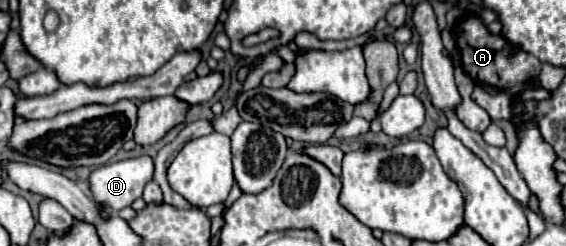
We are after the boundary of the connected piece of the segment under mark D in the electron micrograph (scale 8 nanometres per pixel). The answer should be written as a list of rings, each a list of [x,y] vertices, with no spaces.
[[[148,155],[96,167],[88,177],[92,201],[112,211],[130,207],[142,197],[144,185],[154,179],[154,161]]]

